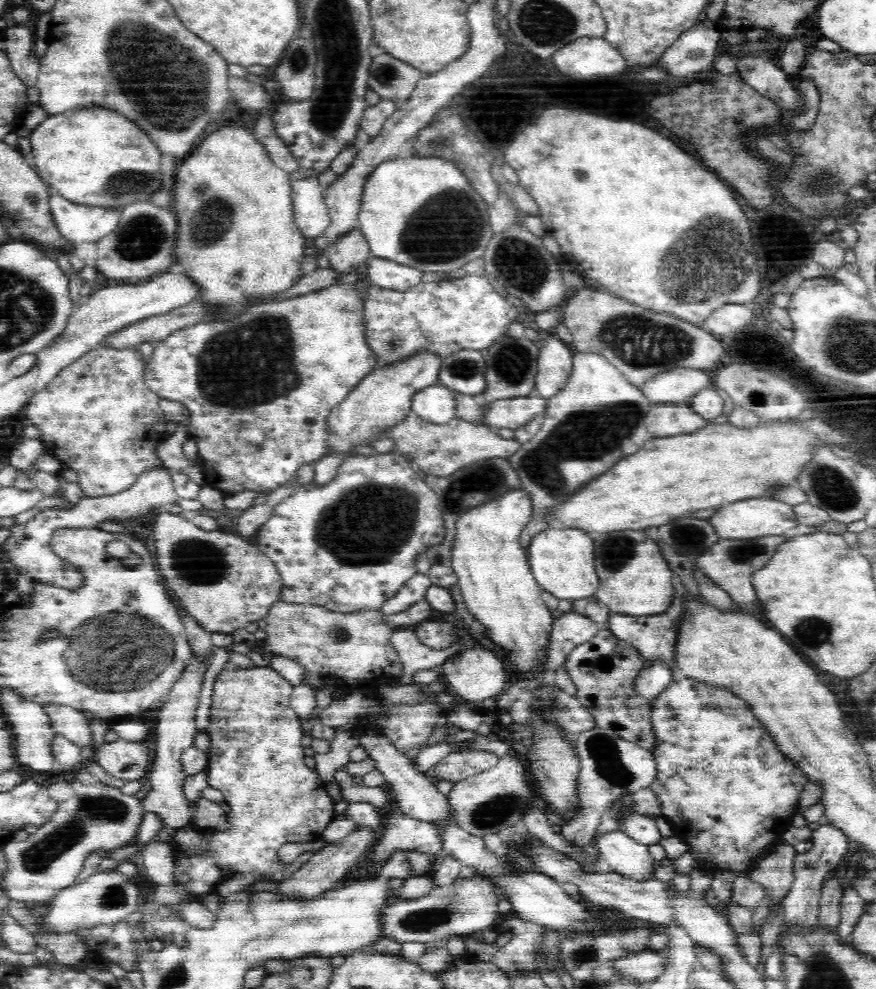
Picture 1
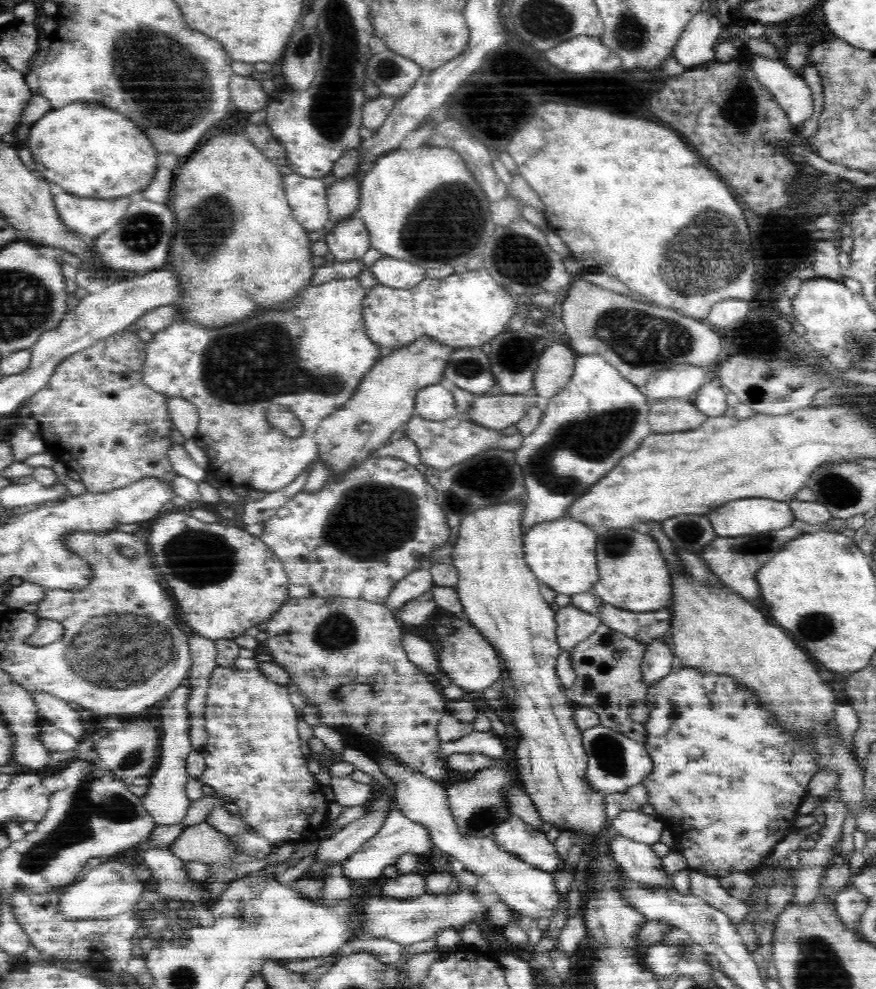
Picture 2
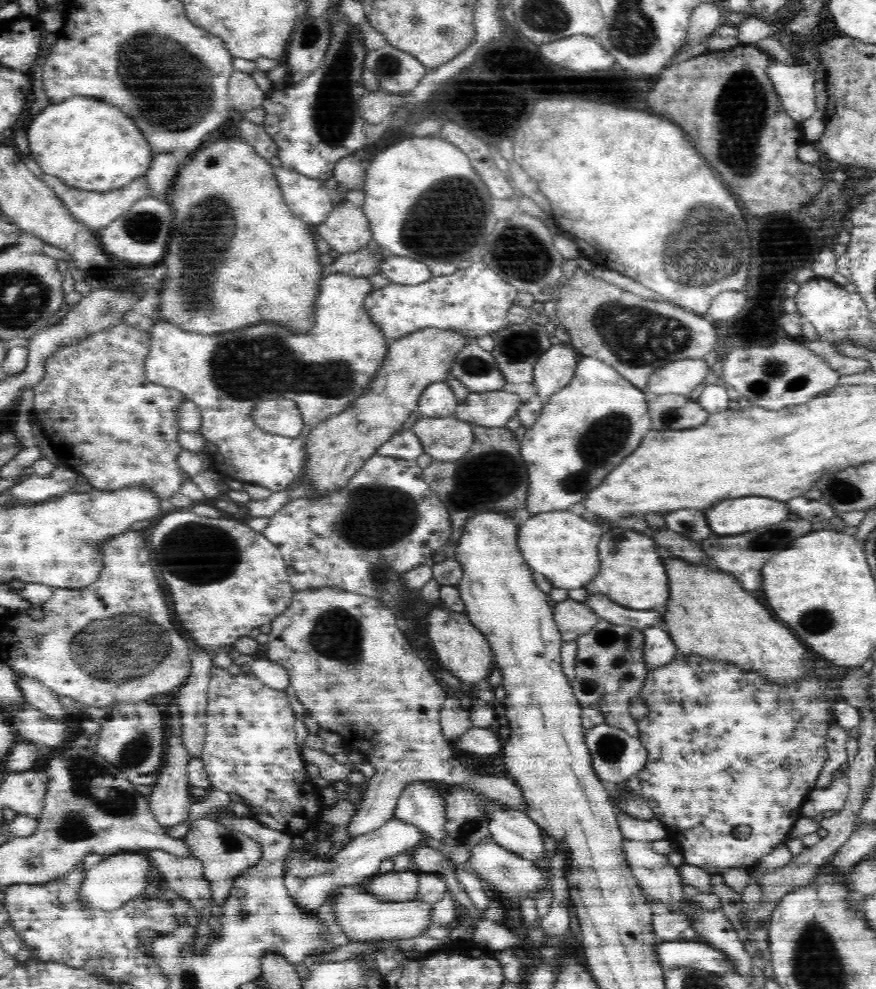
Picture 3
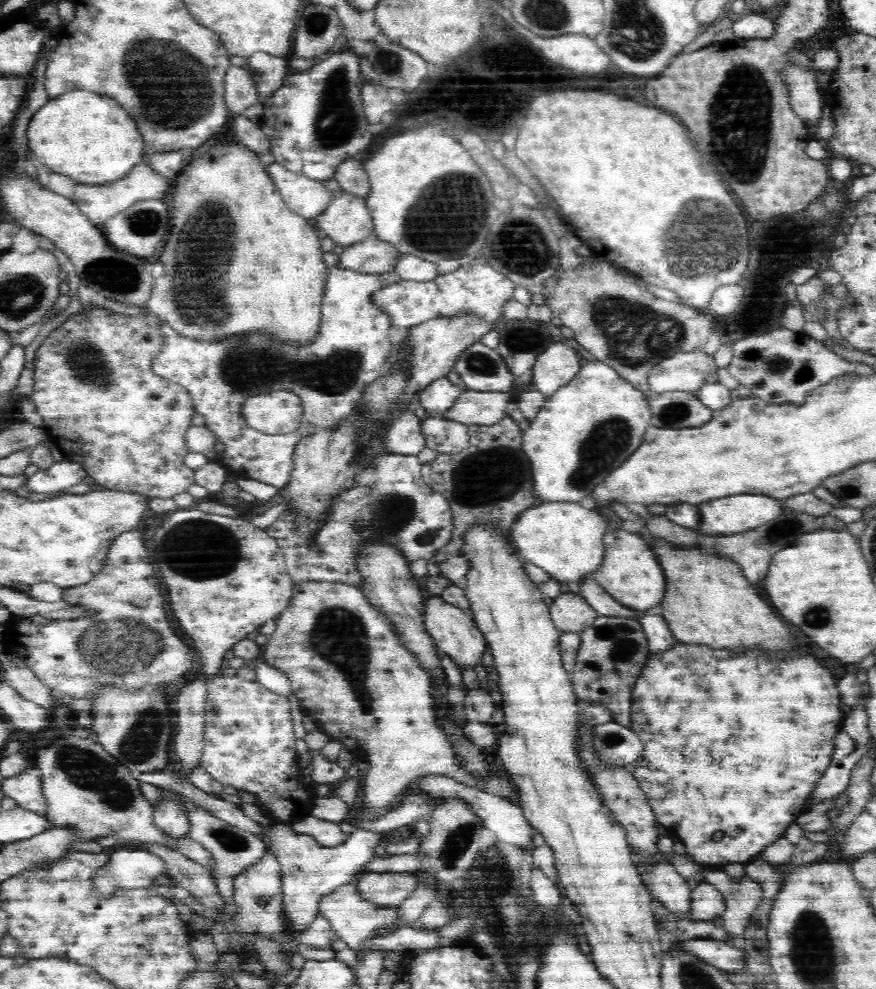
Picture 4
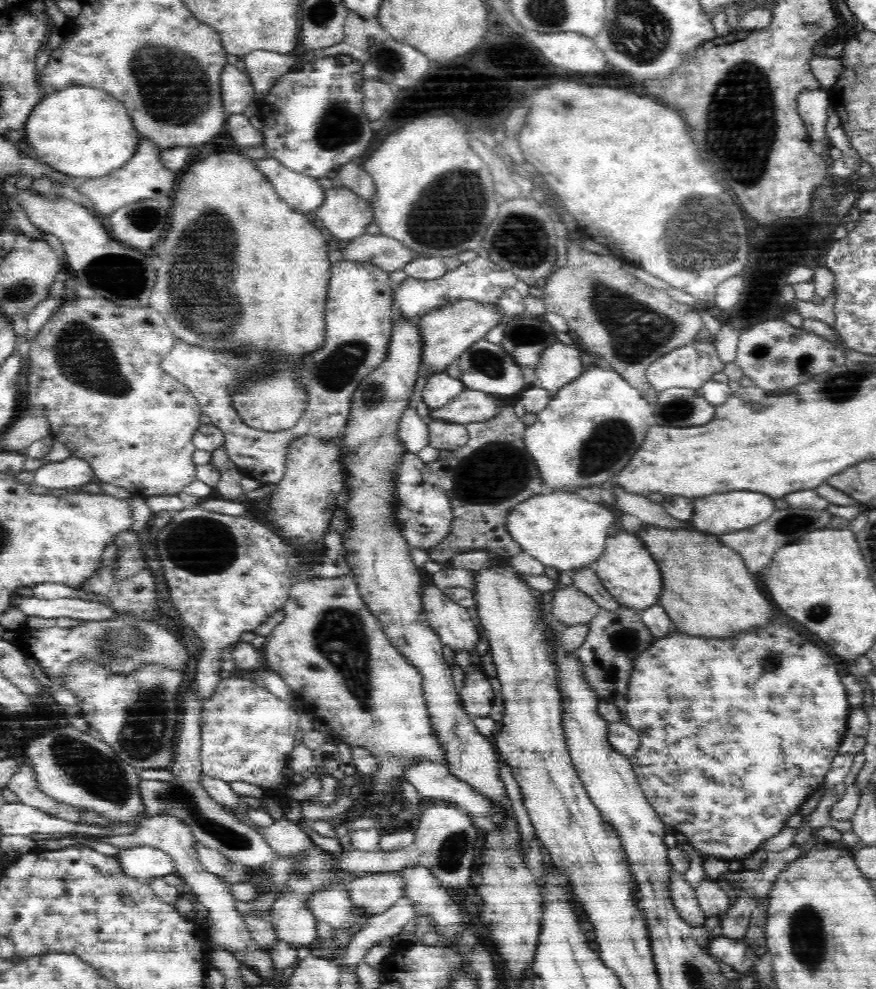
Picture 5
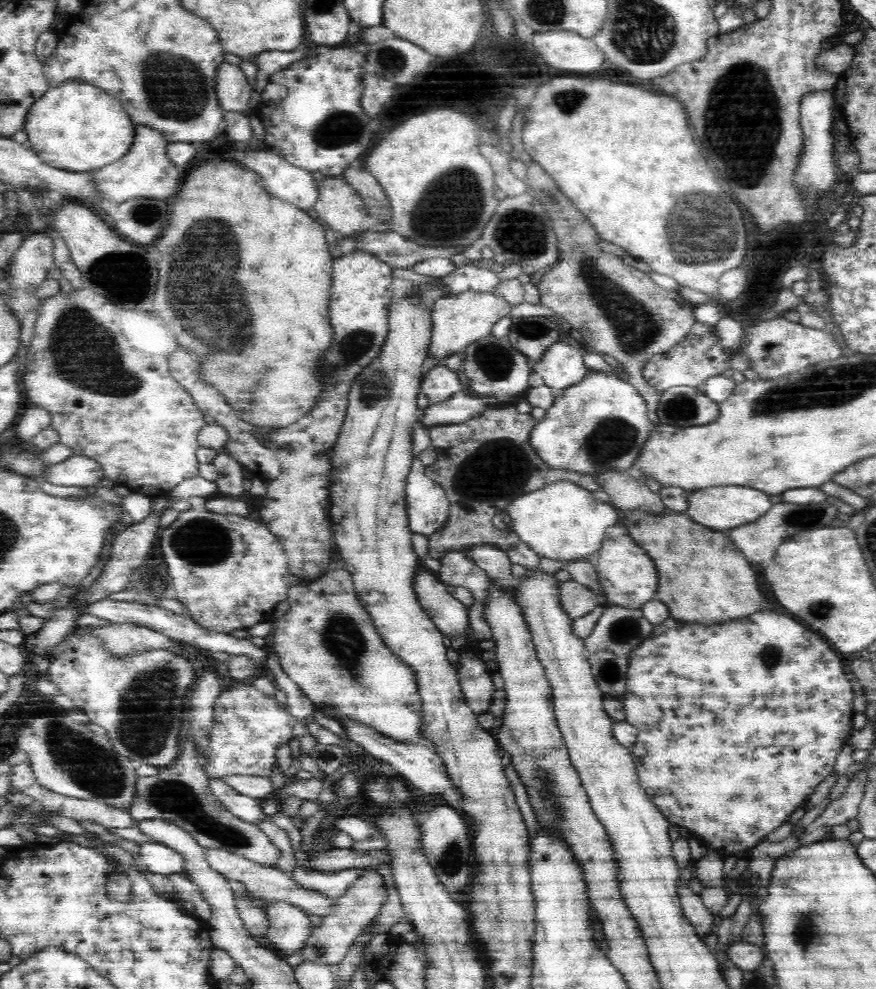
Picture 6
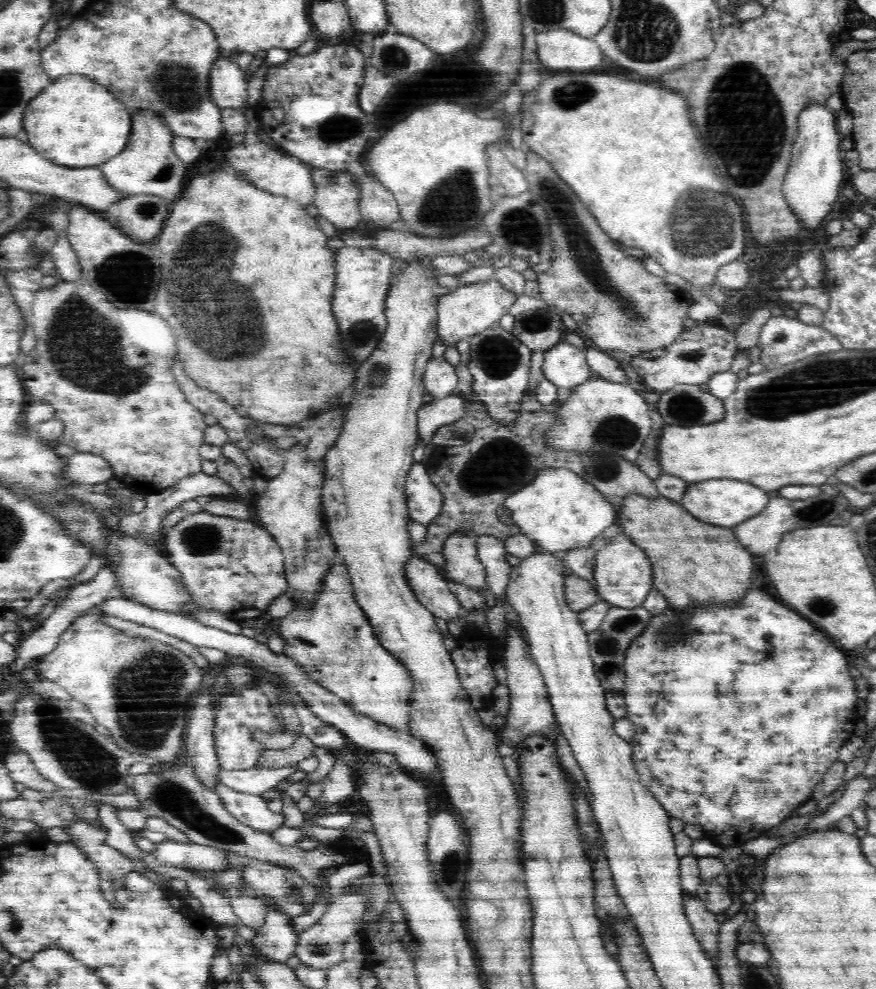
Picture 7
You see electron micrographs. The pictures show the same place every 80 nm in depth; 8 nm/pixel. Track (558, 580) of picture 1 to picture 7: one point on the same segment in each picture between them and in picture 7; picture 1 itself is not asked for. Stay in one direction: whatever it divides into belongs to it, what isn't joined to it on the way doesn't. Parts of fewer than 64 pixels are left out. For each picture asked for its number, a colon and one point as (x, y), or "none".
2: (561, 553)
3: (562, 546)
4: (563, 538)
5: (563, 531)
6: (562, 521)
7: (558, 510)

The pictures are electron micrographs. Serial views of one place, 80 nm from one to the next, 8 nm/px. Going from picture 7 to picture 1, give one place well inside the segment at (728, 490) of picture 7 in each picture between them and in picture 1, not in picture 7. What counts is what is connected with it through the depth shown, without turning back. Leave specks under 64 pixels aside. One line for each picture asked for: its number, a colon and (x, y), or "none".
1: (764, 516)
2: (741, 517)
3: (742, 514)
4: (728, 515)
5: (722, 512)
6: (723, 507)

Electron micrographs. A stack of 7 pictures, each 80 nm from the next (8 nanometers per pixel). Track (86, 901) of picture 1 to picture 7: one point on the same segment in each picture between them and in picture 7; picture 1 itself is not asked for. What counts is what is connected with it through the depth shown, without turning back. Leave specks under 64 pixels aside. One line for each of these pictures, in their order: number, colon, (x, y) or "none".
2: (111, 888)
3: (118, 878)
4: (136, 867)
5: (144, 862)
6: (154, 857)
7: (194, 856)

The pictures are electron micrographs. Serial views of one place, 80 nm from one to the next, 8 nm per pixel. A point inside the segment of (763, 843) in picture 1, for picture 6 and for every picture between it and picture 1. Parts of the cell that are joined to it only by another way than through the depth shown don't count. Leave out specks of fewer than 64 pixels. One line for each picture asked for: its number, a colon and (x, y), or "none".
2: (710, 744)
3: (722, 721)
4: (712, 765)
5: (705, 709)
6: (693, 692)

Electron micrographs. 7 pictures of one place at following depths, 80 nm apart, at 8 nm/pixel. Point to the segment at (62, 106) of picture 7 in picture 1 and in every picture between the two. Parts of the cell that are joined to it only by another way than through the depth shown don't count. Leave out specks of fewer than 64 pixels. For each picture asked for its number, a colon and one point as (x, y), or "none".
1: (94, 156)
2: (91, 151)
3: (88, 143)
4: (84, 135)
5: (81, 131)
6: (78, 127)

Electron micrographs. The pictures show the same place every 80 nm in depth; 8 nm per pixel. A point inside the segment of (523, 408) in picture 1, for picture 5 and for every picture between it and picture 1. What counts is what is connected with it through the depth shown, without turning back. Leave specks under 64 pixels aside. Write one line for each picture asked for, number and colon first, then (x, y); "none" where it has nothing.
2: (498, 411)
3: (495, 408)
4: (472, 407)
5: (470, 405)

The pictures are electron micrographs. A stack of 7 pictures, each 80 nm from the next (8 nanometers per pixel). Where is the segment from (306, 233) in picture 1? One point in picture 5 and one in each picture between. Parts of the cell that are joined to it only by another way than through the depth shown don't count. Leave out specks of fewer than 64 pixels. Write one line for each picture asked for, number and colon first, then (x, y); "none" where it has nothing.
2: (308, 198)
3: (309, 199)
4: (309, 198)
5: (302, 192)

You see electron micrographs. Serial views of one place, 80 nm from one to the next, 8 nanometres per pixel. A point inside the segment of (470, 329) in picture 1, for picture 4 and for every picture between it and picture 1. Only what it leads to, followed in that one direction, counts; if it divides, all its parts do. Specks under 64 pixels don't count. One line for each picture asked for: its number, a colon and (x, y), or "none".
2: (463, 310)
3: (475, 300)
4: (477, 287)

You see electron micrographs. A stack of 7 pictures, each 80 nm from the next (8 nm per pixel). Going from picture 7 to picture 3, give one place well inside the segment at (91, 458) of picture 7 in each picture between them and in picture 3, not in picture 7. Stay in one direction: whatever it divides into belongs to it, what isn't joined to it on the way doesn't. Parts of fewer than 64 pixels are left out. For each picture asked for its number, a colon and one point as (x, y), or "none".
3: (33, 488)
4: (59, 476)
5: (74, 471)
6: (78, 470)

